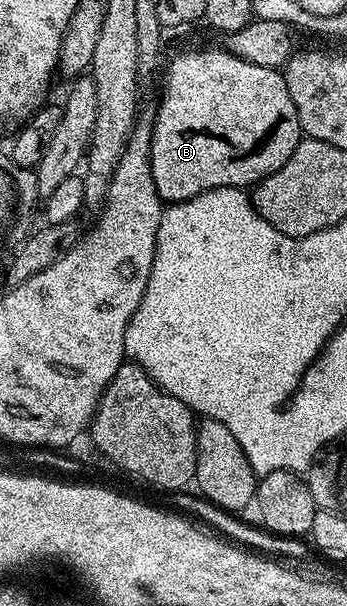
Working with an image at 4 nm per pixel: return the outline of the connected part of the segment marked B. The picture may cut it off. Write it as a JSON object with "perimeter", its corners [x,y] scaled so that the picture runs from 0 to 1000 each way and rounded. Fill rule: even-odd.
{"perimeter":[[[640,76],[608,78],[599,84],[550,84],[542,91],[516,91],[481,111],[481,132],[470,137],[470,165],[458,170],[458,185],[441,190],[435,205],[435,284],[441,285],[441,305],[452,305],[452,318],[473,337],[519,335],[536,328],[568,325],[602,312],[637,312],[640,309],[732,310],[764,292],[798,285],[833,259],[844,259],[844,246],[856,246],[867,218],[862,195],[856,193],[856,173],[844,173],[844,160],[833,160],[827,137],[816,132],[816,117],[790,111],[755,111],[729,107],[703,97],[686,97],[671,87],[660,87]]]}

